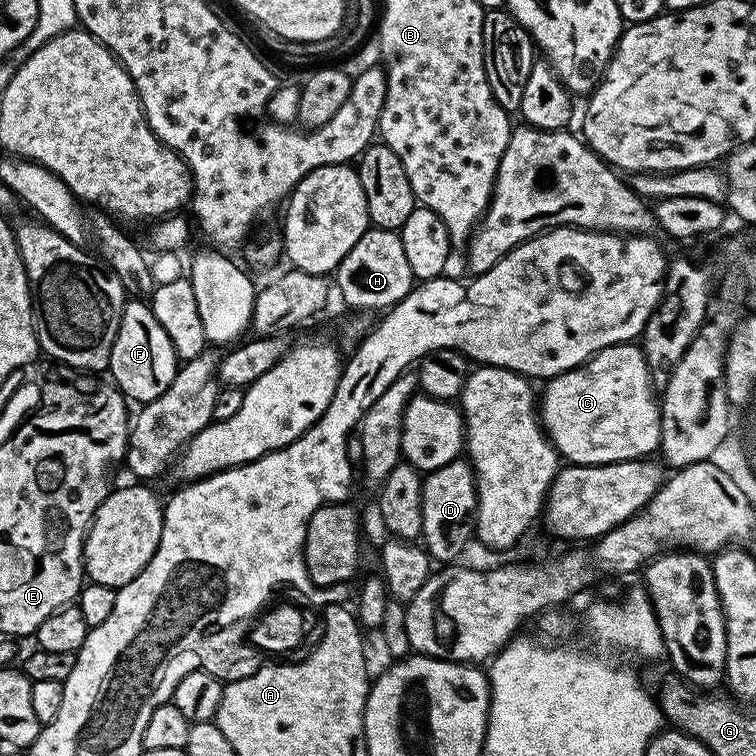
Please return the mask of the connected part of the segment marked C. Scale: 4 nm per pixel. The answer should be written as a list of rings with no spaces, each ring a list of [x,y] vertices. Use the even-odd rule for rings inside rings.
[[[629,342],[626,344],[615,344],[609,348],[603,348],[597,352],[591,360],[587,360],[579,368],[572,368],[569,372],[563,372],[560,376],[553,376],[551,380],[543,385],[542,395],[538,400],[538,411],[541,421],[544,425],[545,432],[548,433],[548,438],[555,446],[556,451],[568,464],[617,464],[623,460],[638,460],[648,458],[659,449],[660,446],[660,406],[658,396],[652,393],[652,376],[648,373],[650,363],[644,357],[644,350],[635,343]]]

